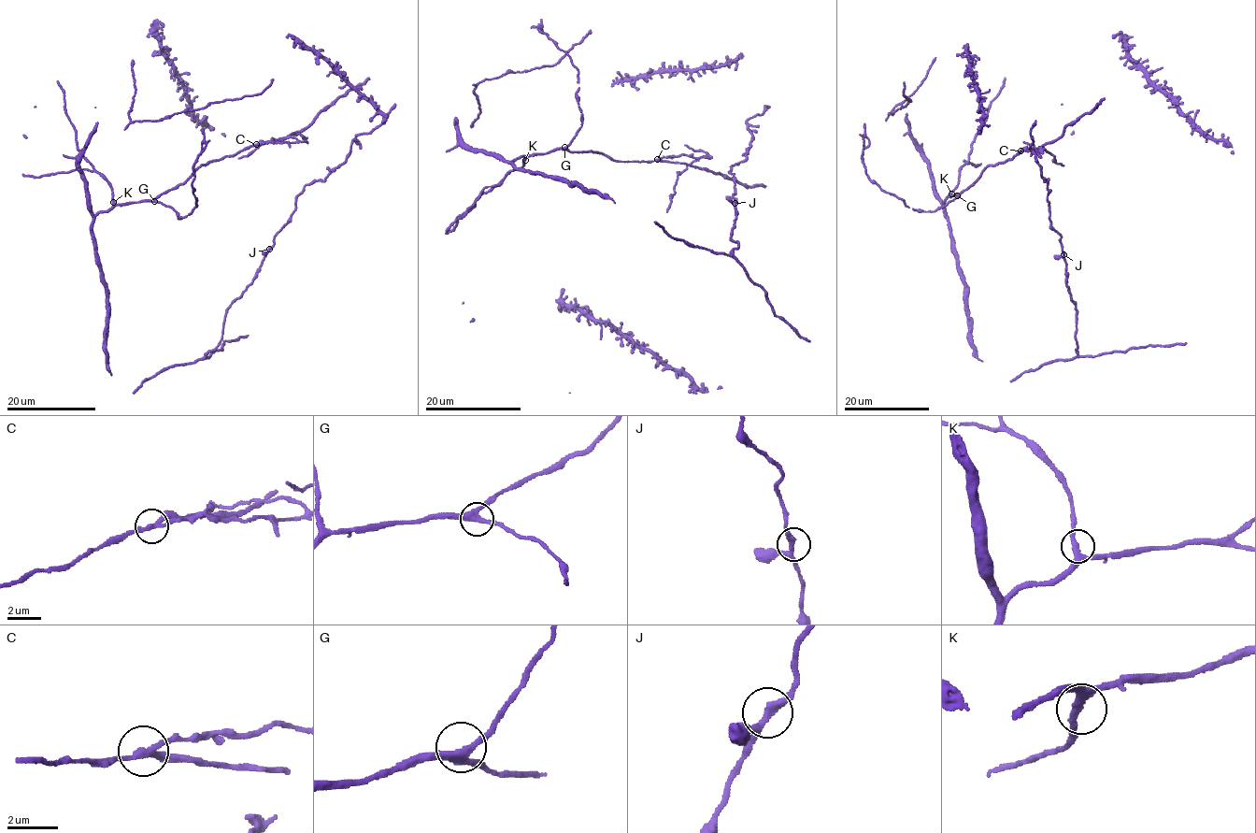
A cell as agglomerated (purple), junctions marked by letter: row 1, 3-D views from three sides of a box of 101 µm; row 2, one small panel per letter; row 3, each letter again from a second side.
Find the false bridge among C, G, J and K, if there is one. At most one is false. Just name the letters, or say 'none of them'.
C

